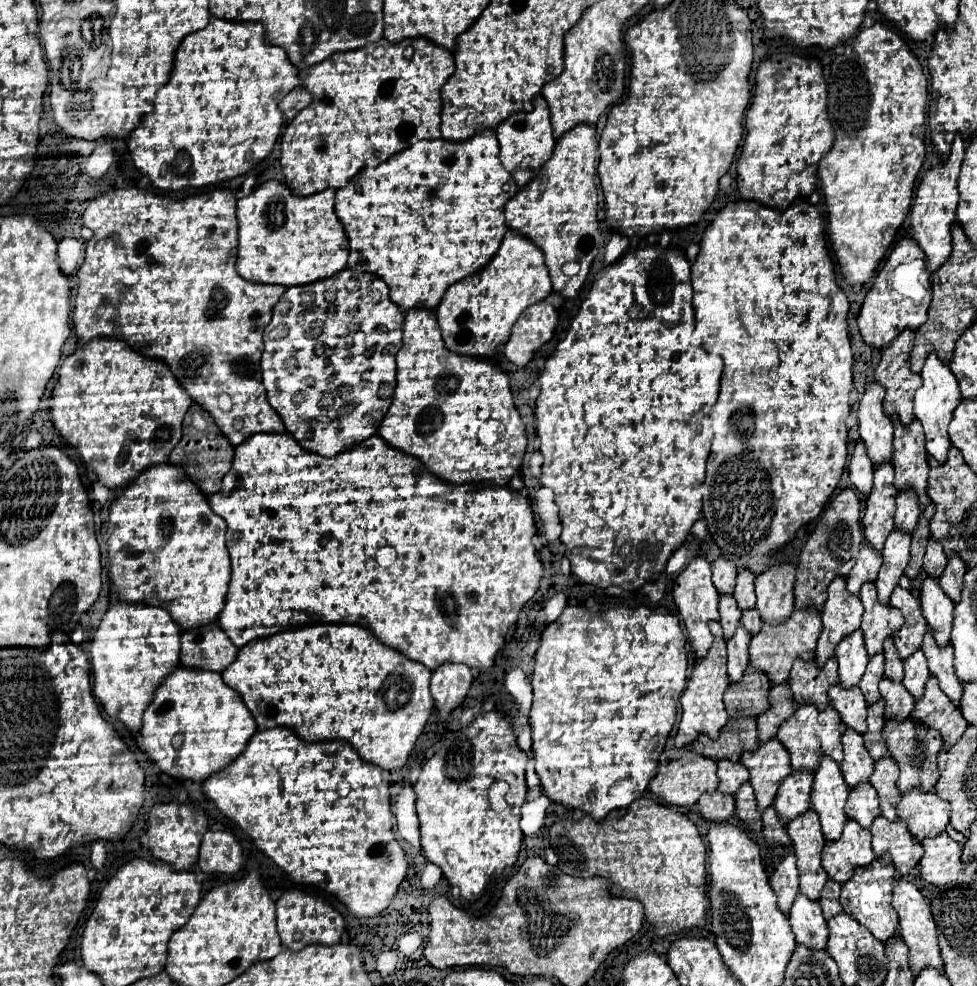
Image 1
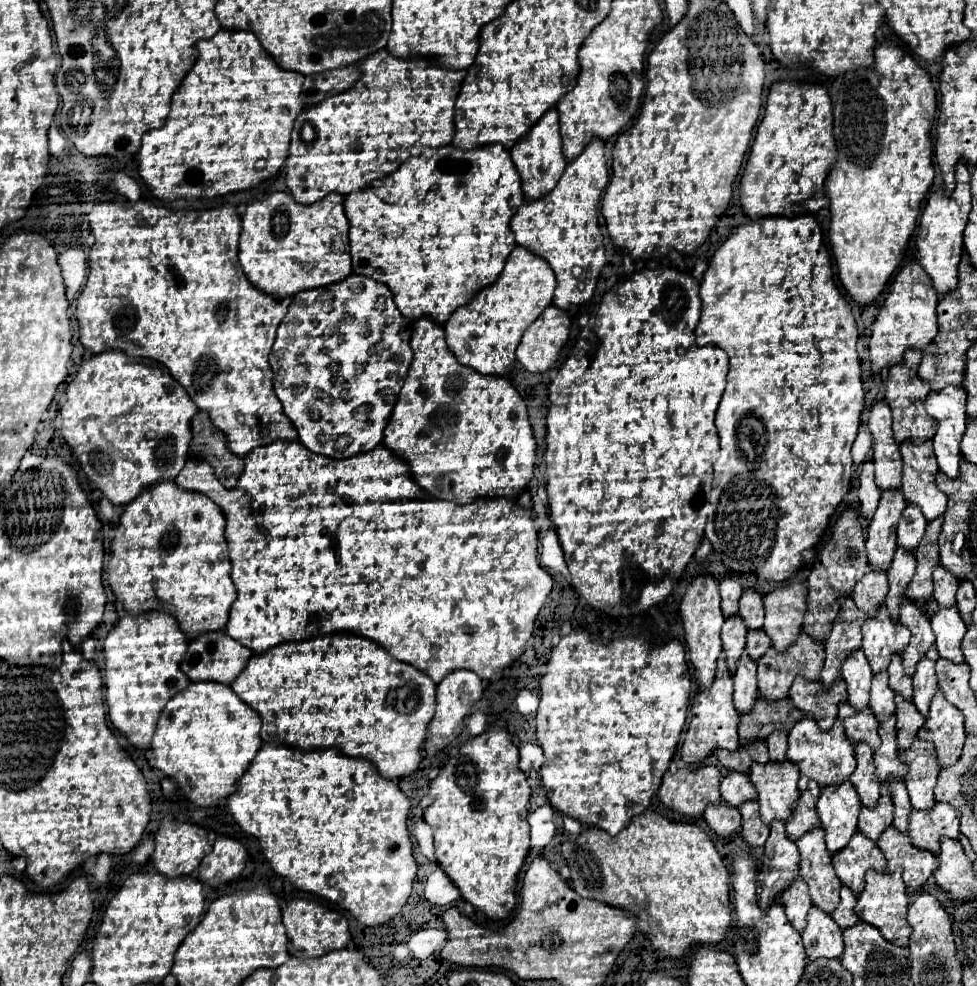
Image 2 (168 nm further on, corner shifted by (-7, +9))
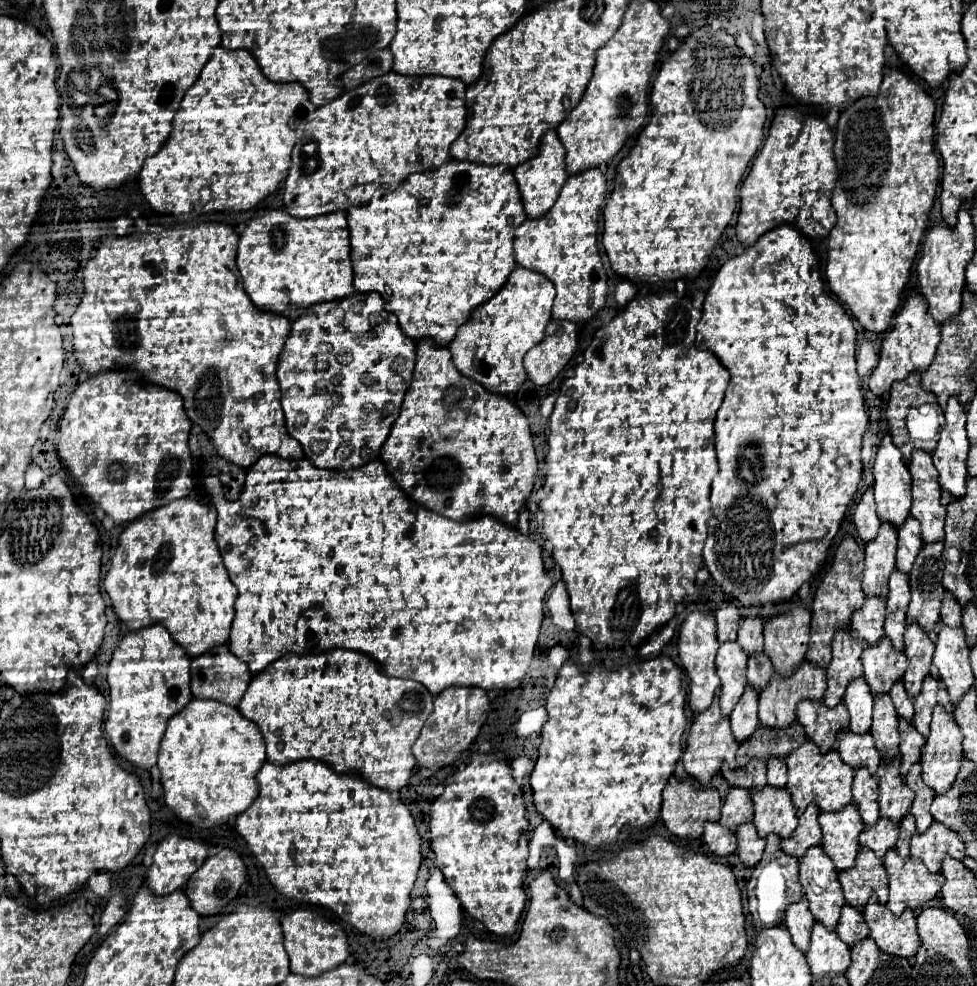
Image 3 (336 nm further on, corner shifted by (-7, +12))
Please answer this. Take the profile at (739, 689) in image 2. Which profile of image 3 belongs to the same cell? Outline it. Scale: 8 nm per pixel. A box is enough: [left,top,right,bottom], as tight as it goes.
[730,687,758,743]

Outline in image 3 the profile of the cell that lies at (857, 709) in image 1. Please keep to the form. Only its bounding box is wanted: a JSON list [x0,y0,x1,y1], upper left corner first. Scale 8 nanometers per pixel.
[838,731,880,775]

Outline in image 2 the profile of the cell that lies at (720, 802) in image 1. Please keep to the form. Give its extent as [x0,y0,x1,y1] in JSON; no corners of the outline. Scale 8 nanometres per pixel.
[704,802,740,838]

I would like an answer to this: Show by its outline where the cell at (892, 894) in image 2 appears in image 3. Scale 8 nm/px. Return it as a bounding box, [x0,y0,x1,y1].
[864,895,920,957]

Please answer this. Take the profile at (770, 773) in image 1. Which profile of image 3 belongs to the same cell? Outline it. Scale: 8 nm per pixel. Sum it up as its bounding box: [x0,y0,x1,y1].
[750,787,798,839]

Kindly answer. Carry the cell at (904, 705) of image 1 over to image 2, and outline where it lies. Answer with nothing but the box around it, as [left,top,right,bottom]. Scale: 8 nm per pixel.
[896,694,924,748]

